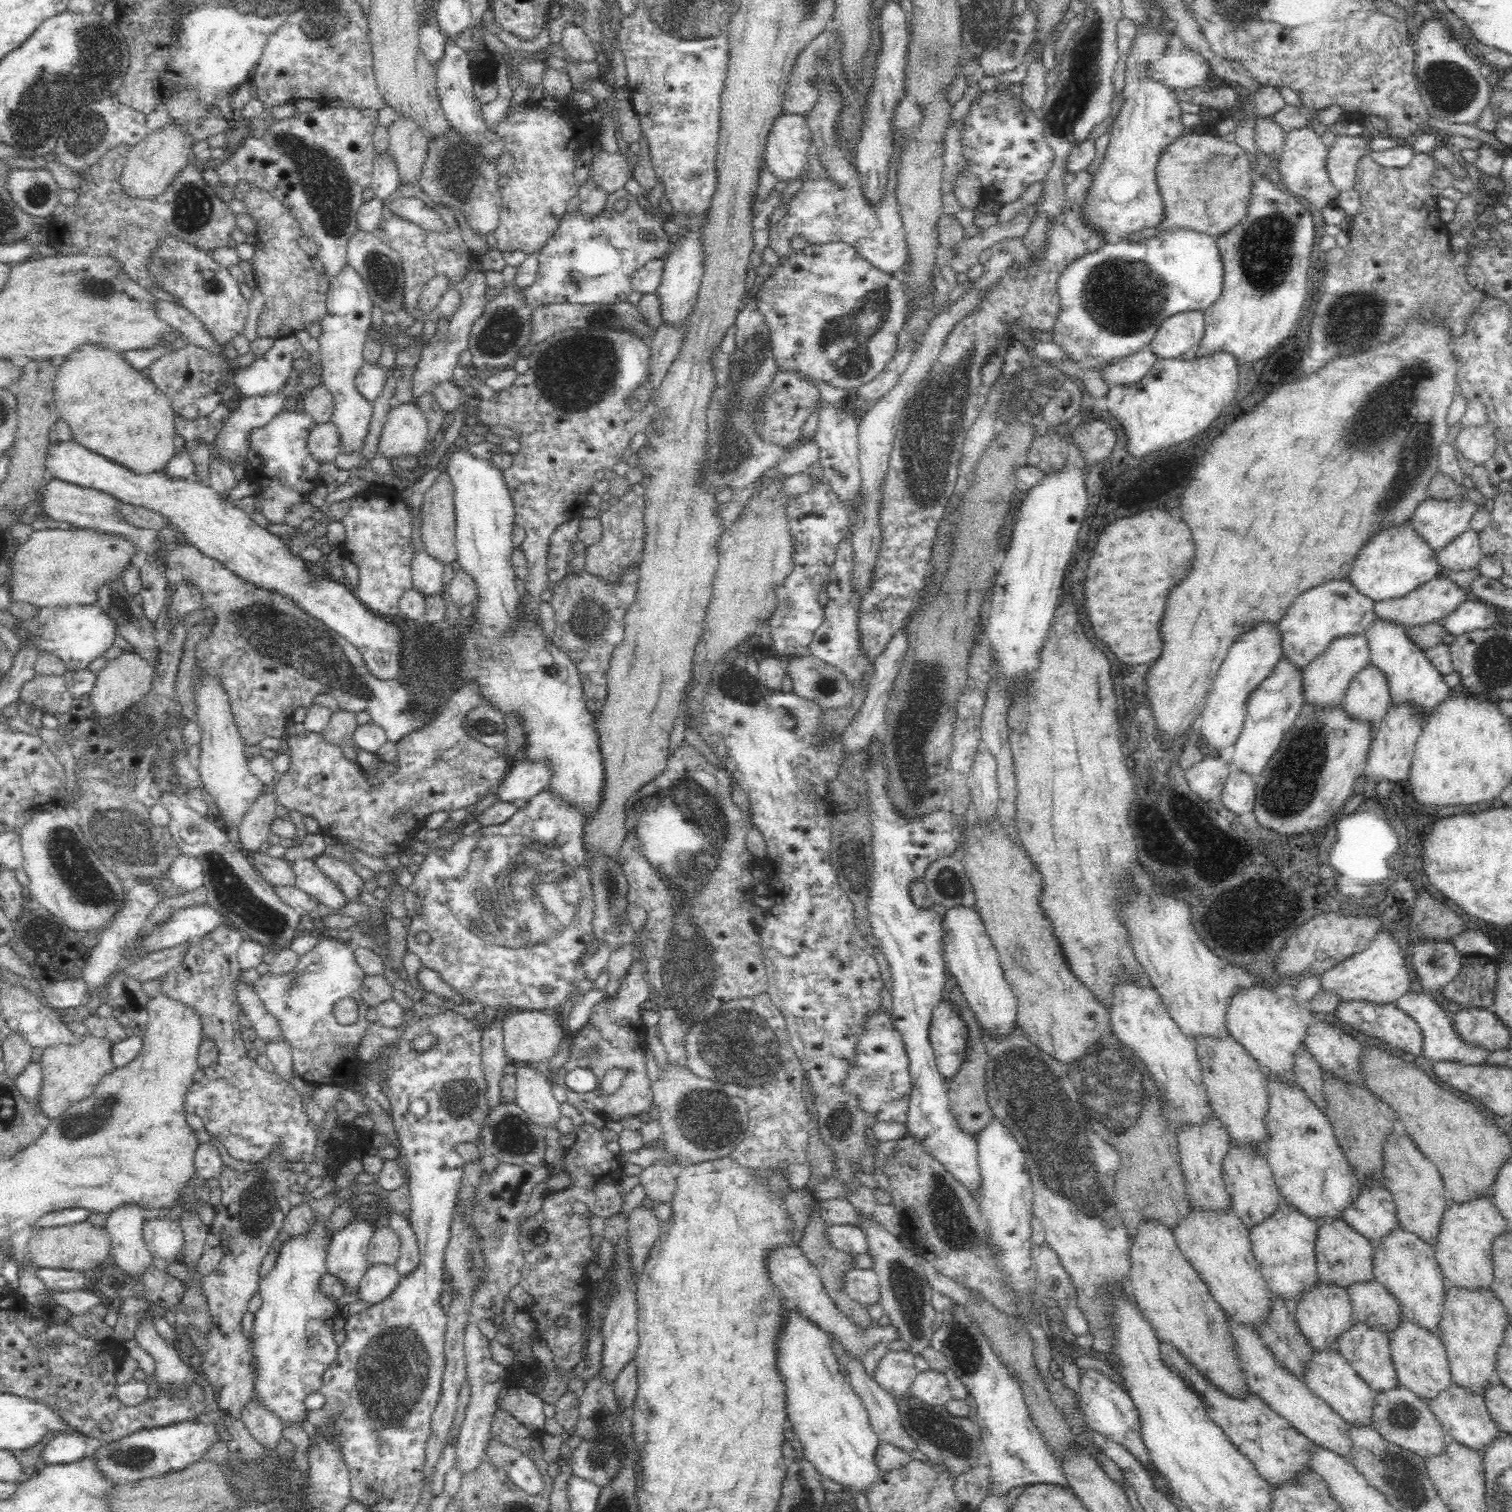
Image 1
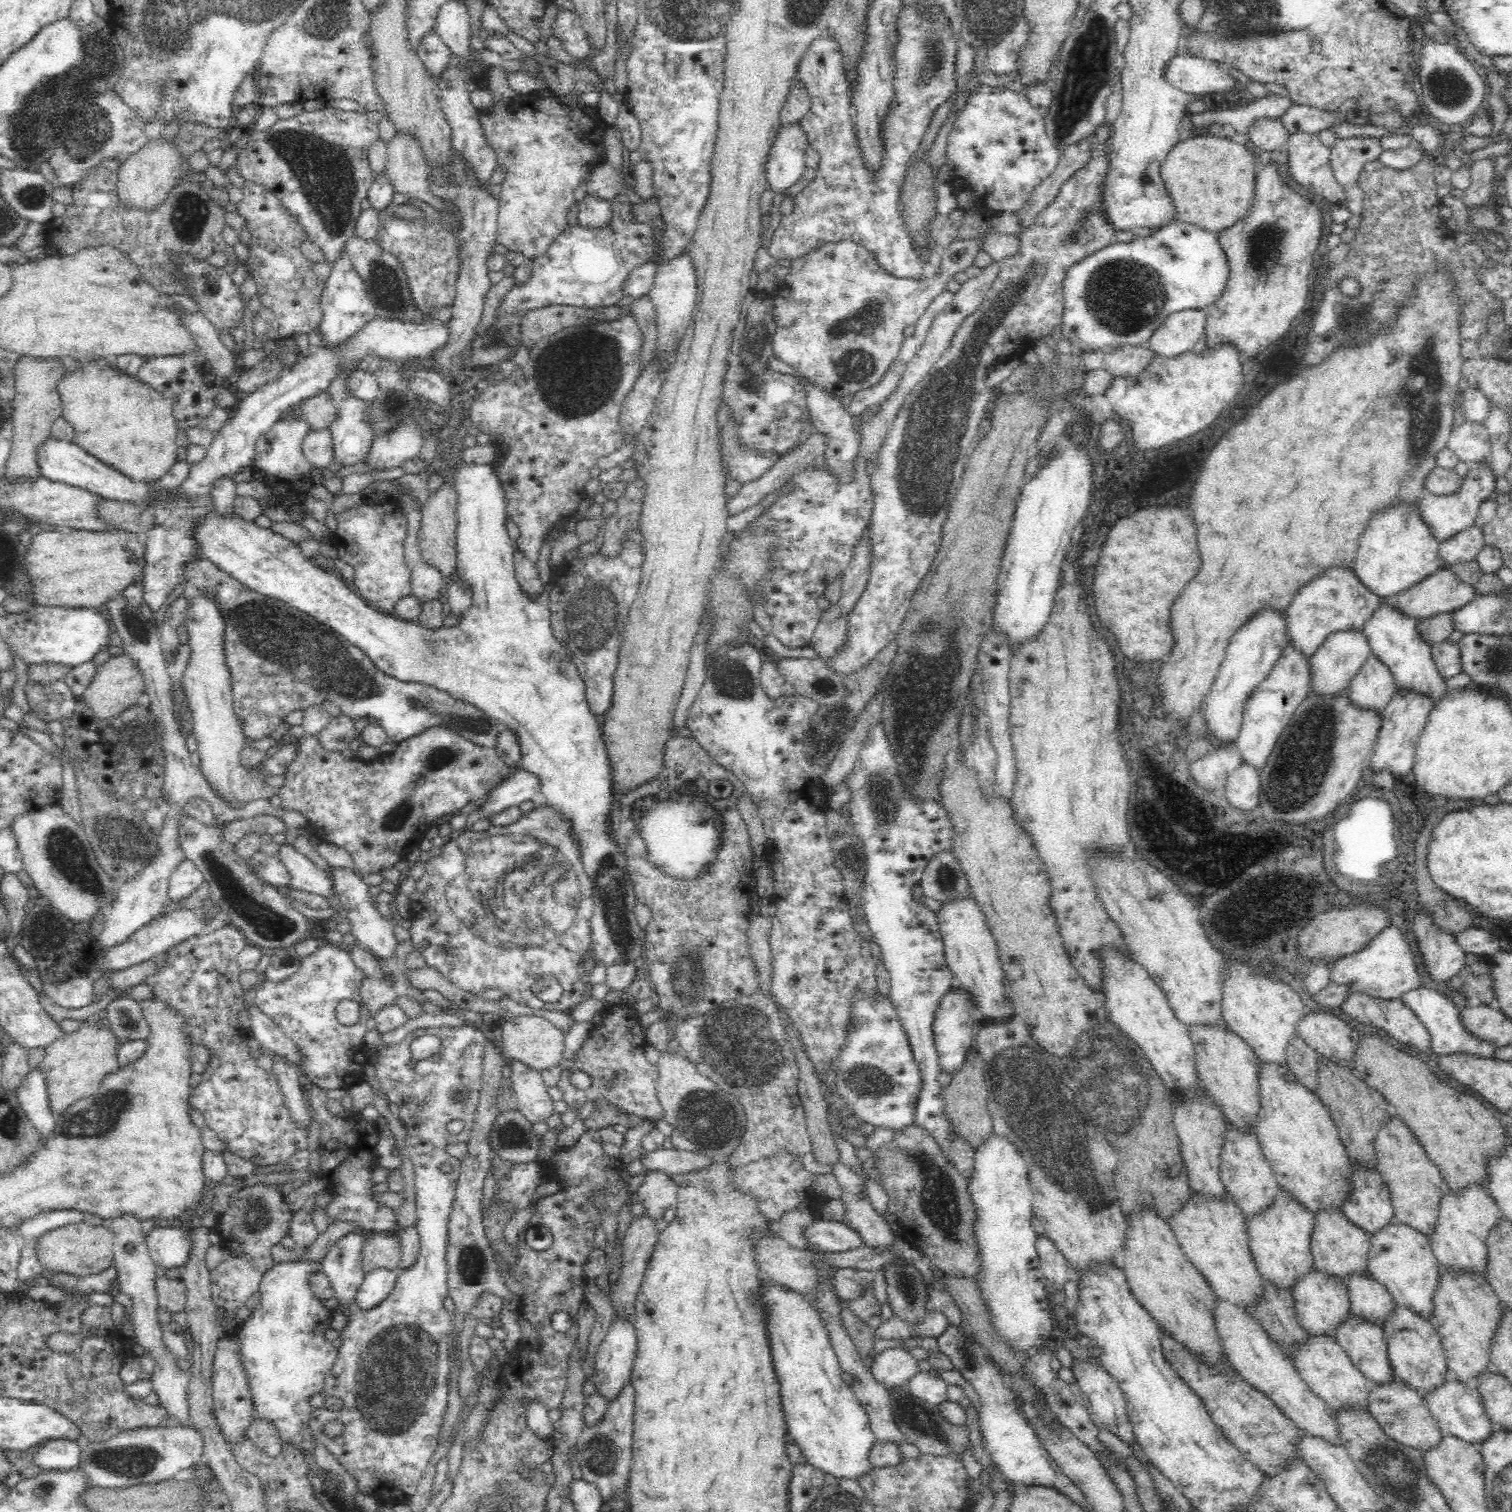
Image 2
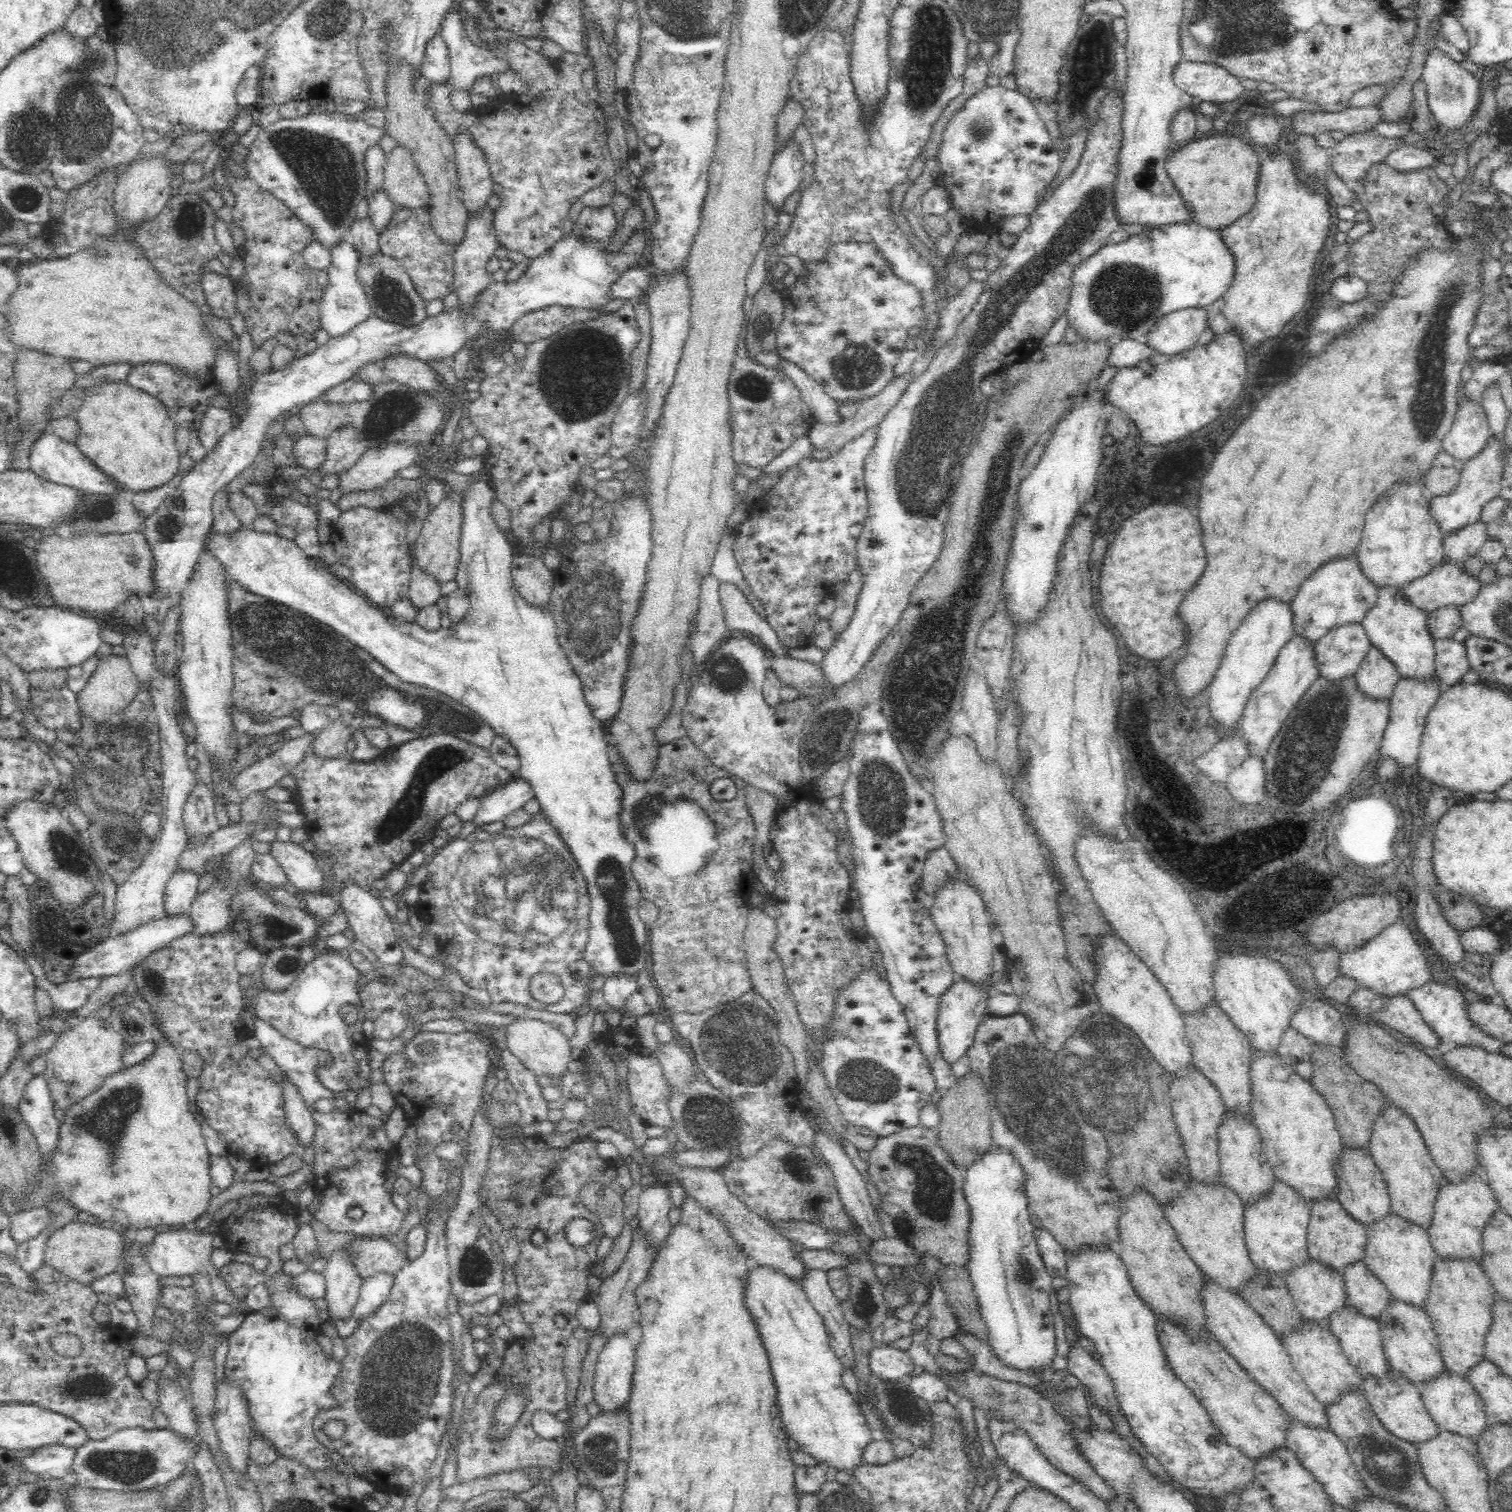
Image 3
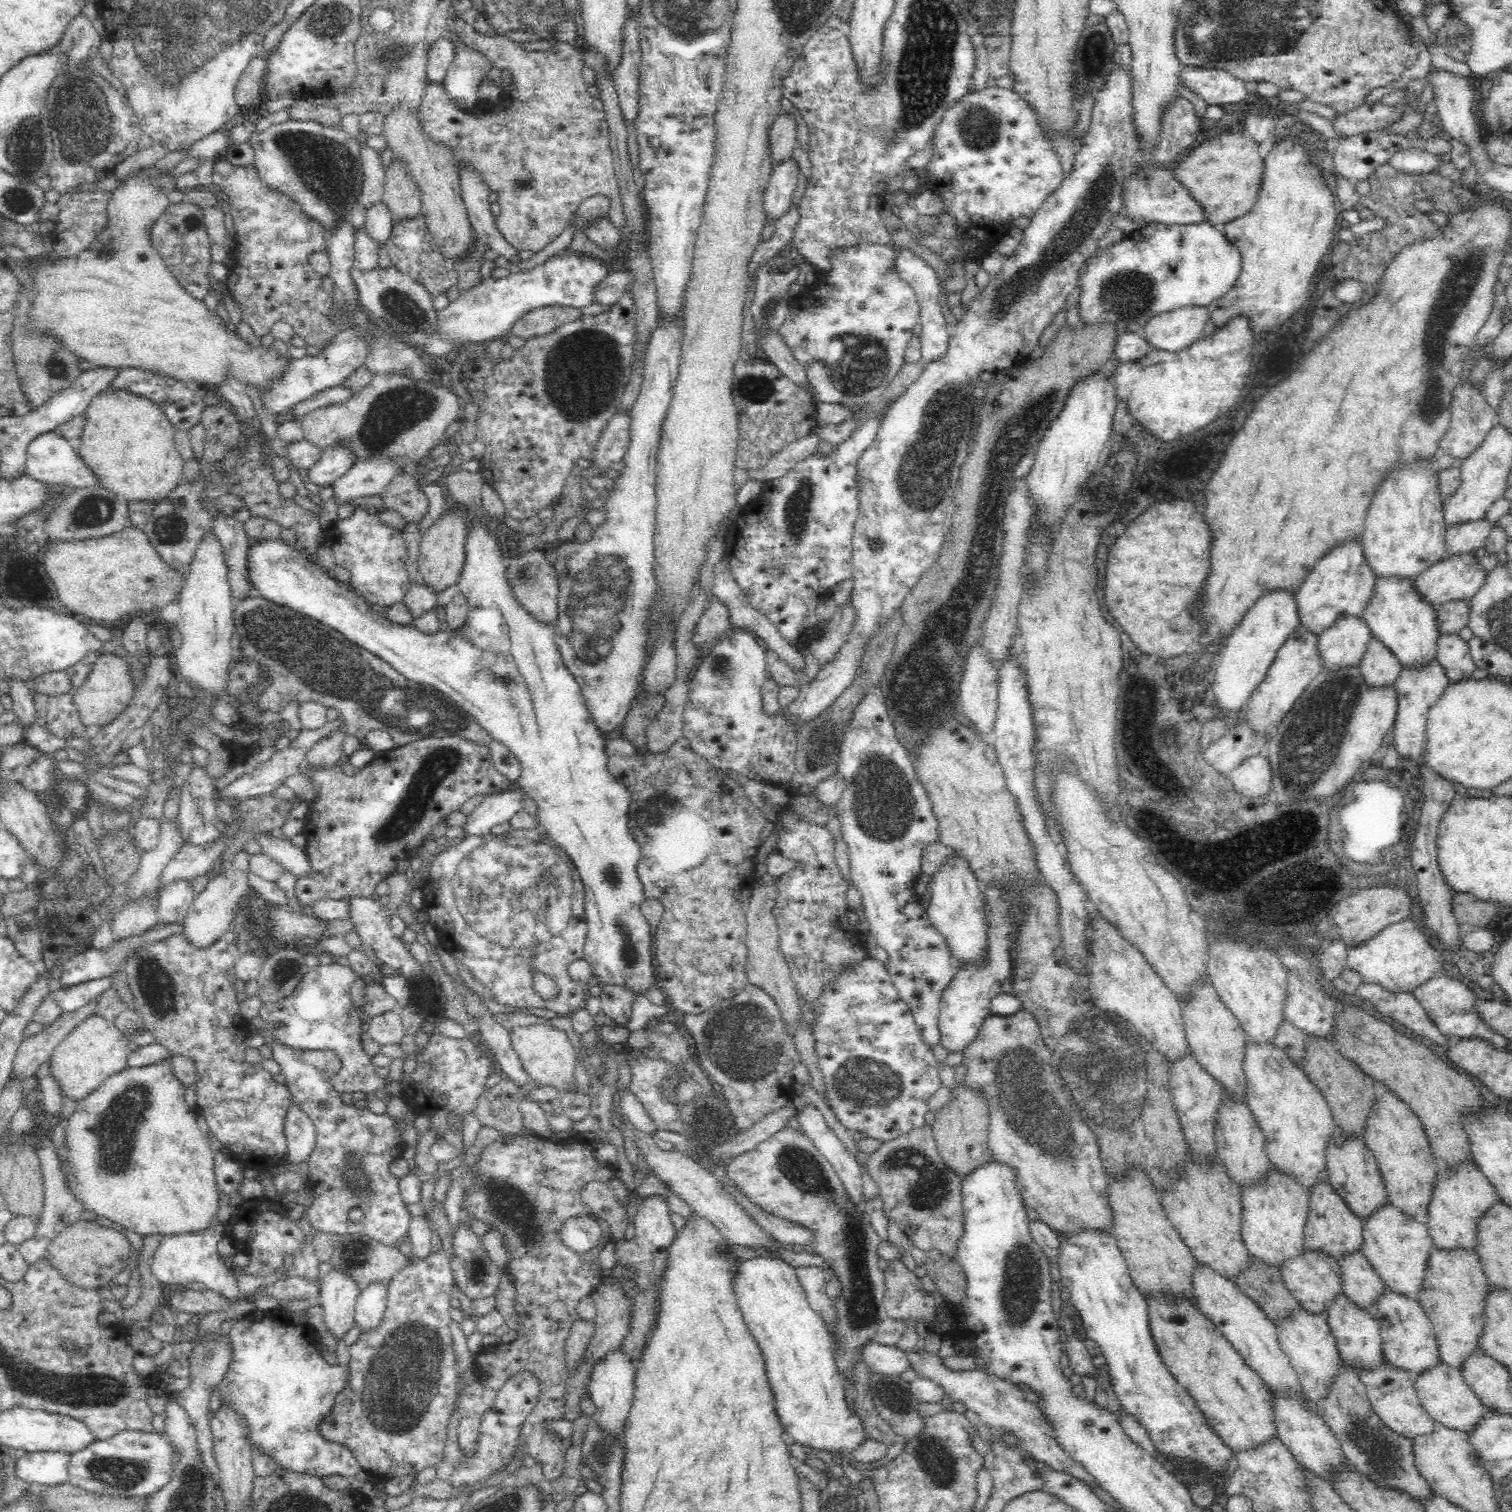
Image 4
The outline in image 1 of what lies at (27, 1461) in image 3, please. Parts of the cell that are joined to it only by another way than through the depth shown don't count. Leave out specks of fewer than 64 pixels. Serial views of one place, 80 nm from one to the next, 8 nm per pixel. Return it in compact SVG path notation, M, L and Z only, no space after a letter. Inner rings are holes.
M78 1432L58 1433L39 1454L46 1465L70 1465L87 1456L86 1439Z

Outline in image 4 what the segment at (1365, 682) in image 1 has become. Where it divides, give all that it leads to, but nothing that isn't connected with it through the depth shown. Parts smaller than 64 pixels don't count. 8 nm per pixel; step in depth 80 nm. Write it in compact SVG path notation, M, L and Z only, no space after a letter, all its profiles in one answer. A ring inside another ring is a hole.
M1374 635L1370 637L1359 664L1362 675L1372 685L1392 684L1402 670L1402 663L1396 653Z

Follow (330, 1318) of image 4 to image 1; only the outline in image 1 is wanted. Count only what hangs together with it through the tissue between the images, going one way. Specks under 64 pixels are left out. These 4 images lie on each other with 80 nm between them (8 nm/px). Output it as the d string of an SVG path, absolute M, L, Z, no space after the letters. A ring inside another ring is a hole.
M352 1219L341 1230L335 1232L327 1246L325 1267L343 1286L344 1300L357 1292L369 1266L366 1248L374 1234L374 1223Z

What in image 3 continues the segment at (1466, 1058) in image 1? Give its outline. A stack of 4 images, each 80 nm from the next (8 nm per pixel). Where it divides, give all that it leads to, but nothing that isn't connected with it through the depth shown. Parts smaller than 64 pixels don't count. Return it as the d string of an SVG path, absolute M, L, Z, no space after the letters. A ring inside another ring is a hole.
M1430 980L1422 987L1410 990L1407 996L1414 1001L1414 1005L1418 1007L1426 1023L1438 1033L1440 1042L1452 1041L1455 1043L1455 1046L1482 1045L1483 1049L1488 1052L1499 1052L1503 1048L1504 1041L1482 1031L1478 1025L1470 1020L1468 1000L1466 1000L1464 992L1458 986L1450 986L1450 984L1444 984L1444 982Z

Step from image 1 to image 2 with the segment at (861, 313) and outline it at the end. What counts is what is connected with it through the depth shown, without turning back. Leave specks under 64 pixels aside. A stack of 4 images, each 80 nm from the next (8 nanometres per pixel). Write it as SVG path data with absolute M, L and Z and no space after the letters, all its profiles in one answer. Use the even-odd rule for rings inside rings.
M978 238L956 239L940 249L938 274L931 273L920 282L892 275L878 263L876 255L866 245L852 240L829 243L816 252L792 259L790 272L778 285L778 294L772 300L774 317L778 323L773 338L774 356L794 366L834 396L854 396L857 392L878 386L886 370L898 358L904 342L904 328L918 322L933 298L946 290L946 284L953 279L954 274L974 264L974 258L980 251L979 244Z

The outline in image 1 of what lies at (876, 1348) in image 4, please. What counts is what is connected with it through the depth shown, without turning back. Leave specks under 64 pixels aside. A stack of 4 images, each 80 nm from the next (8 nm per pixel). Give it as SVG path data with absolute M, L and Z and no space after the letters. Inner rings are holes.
M889 1350L876 1364L874 1377L883 1390L894 1398L910 1396L909 1384L919 1373L914 1365L914 1353L902 1350Z

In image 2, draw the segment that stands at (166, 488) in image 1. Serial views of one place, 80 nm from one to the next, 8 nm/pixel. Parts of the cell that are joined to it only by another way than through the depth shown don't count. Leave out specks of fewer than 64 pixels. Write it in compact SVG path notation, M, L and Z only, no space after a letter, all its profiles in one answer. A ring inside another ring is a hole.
M48 438L36 448L36 465L40 475L47 480L56 483L63 483L69 486L78 487L82 490L96 495L96 497L110 498L112 500L132 501L145 505L148 502L147 489L150 485L136 485L130 483L128 477L106 467L88 452L82 451L73 441L57 440ZM462 462L450 480L459 501L456 574L472 595L470 608L452 627L443 625L429 629L417 620L407 621L373 609L338 572L319 568L312 558L304 556L298 544L271 529L246 522L237 515L234 519L222 519L211 510L211 514L196 526L198 550L203 558L212 561L219 570L238 580L239 584L250 591L286 603L330 627L332 632L342 635L362 649L384 673L402 682L431 686L454 700L471 704L486 714L488 719L511 732L521 752L518 768L538 779L537 800L549 806L563 822L567 822L583 871L591 880L593 914L590 920L589 949L592 963L602 964L607 969L627 963L634 965L640 958L645 960L647 956L644 940L646 930L641 928L635 914L635 906L639 902L634 892L634 881L628 871L628 855L616 841L615 831L612 830L610 814L617 803L617 794L614 792L612 767L602 736L601 720L590 711L585 697L585 684L578 669L554 636L548 593L532 602L522 593L517 582L513 564L516 545L507 533L504 492L494 469L490 464Z

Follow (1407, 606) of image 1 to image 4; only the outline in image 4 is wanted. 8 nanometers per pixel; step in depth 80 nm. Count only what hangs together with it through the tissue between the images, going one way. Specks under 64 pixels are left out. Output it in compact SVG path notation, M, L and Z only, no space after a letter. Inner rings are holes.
M1474 553L1448 555L1416 577L1414 585L1436 606L1452 599L1470 600L1485 583L1487 570Z

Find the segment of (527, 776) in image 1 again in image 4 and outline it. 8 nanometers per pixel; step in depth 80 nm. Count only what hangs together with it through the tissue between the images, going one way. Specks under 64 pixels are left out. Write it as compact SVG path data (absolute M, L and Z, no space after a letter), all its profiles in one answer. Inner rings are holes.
M516 786L513 790L504 790L486 795L486 798L474 810L468 812L466 824L462 825L466 836L488 836L497 824L508 822L516 812L522 809L525 796Z

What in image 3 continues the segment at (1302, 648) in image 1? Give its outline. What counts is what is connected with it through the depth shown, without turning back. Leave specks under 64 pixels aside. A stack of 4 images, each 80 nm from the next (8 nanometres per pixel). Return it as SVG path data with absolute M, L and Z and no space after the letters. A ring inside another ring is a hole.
M1357 551L1331 557L1304 580L1297 595L1291 600L1294 632L1301 633L1314 643L1331 628L1362 622L1366 612L1374 606L1377 590L1377 584L1364 573Z

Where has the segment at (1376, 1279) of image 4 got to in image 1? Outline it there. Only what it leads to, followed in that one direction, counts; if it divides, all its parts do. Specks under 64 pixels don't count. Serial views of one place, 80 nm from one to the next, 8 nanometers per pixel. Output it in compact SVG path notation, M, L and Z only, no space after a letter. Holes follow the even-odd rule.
M1376 1279L1358 1281L1346 1288L1351 1302L1352 1322L1366 1323L1370 1327L1380 1329L1382 1332L1388 1332L1397 1324L1401 1315L1401 1308L1391 1292Z

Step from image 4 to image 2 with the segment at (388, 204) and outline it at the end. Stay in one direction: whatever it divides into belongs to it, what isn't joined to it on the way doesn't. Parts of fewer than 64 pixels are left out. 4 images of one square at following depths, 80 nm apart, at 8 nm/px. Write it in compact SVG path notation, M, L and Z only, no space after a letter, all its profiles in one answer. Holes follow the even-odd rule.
M399 132L387 144L387 159L383 175L395 194L411 202L425 202L440 210L442 200L434 195L428 183L428 168L423 162L415 140Z

